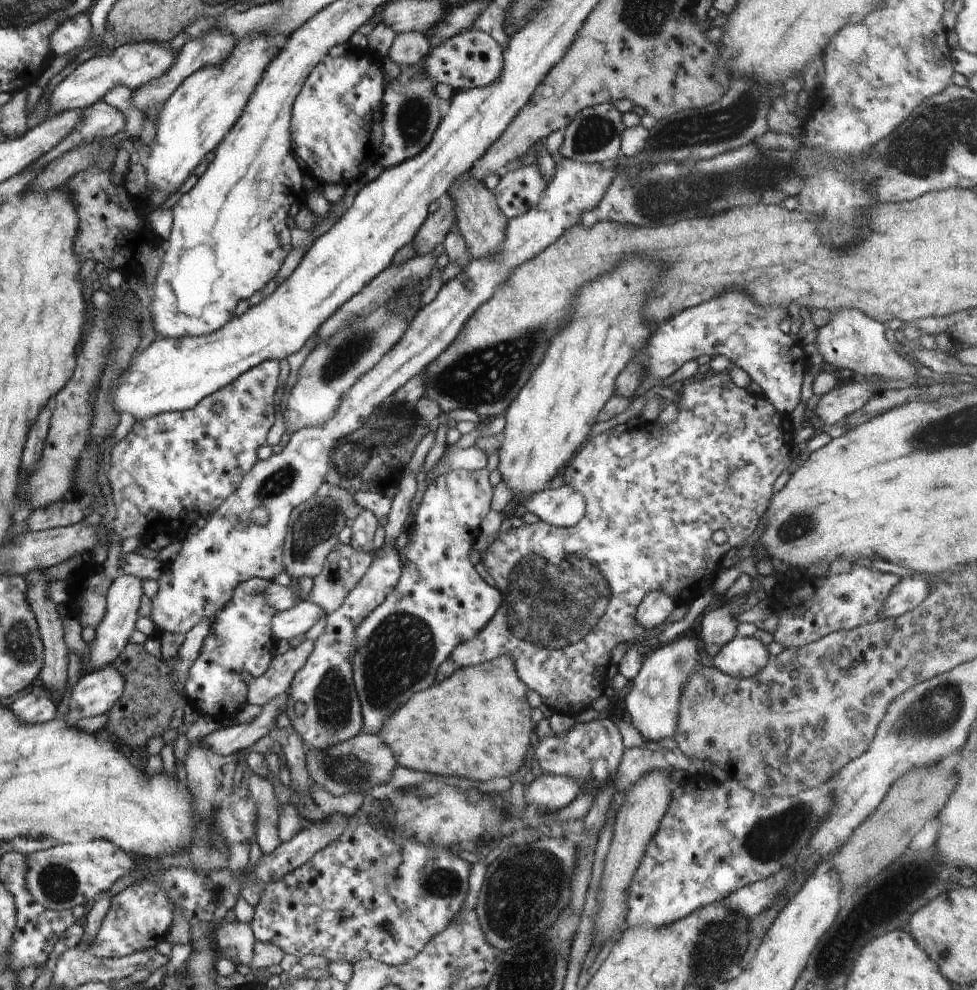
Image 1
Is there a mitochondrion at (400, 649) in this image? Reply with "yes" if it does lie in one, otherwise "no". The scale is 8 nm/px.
yes

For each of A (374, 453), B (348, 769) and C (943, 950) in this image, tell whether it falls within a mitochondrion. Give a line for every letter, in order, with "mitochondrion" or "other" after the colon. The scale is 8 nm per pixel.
A: mitochondrion
B: mitochondrion
C: mitochondrion

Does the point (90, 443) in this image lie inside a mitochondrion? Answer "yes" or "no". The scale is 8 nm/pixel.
no

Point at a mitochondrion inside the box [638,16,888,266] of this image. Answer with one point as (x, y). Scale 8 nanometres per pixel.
(725, 121)

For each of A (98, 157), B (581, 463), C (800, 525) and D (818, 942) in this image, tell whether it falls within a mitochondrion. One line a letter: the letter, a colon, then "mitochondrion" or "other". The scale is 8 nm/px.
A: mitochondrion
B: other
C: mitochondrion
D: other

